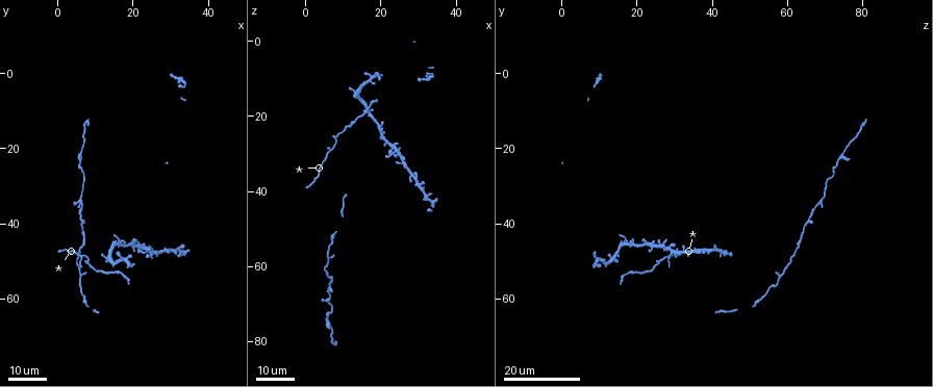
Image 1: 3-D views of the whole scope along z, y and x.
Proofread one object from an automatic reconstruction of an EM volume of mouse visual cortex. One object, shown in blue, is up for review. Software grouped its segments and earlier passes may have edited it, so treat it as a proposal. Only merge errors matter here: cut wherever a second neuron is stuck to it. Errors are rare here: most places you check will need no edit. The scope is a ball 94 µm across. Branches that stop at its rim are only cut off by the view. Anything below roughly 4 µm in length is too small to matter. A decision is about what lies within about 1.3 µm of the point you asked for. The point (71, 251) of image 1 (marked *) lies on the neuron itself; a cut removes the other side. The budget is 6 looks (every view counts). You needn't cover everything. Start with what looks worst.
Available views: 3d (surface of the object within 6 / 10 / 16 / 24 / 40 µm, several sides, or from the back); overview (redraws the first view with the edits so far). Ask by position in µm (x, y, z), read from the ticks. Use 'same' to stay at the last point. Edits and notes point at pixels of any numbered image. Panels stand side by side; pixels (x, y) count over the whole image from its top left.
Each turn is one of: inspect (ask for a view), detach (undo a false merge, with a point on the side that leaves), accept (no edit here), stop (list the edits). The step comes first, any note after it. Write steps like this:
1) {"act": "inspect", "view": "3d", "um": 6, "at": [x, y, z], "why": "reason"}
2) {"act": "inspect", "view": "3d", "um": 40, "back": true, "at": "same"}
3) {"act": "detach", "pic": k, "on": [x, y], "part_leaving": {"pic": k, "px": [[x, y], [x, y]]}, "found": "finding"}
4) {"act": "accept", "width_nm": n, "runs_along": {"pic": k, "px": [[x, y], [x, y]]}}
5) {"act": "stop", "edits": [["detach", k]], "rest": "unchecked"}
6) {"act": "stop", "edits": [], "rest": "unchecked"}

{"act": "inspect", "view": "3d", "um": 16, "at": [6.5, 49.0, 29.0], "why": "two arms in line, one across"}

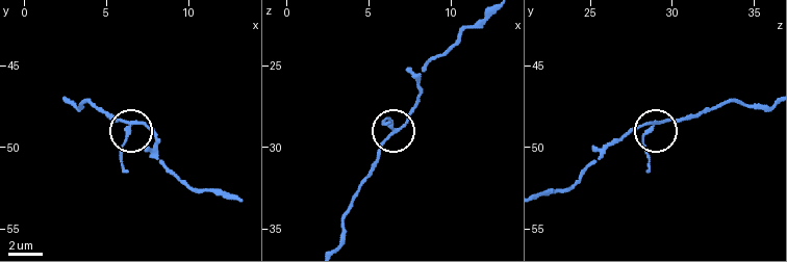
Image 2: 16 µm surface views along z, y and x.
{"act": "inspect", "view": "3d", "um": 6, "at": [6.5, 48.6, 29.0]}

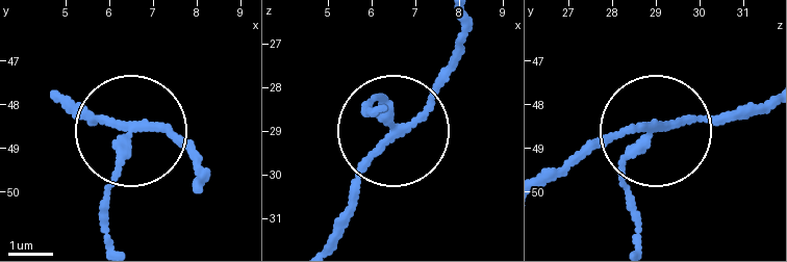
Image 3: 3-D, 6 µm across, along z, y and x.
{"act": "accept", "arms": 3, "runs_along": {"pic": 3, "px": [[764, 111], [656, 130], [623, 172], [630, 212]]}, "found": "continuous, no second neuron"}

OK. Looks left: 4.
{"act": "inspect", "view": "3d", "um": 16, "at": [14.0, 49.0, 13.5], "why": "four arms meet"}

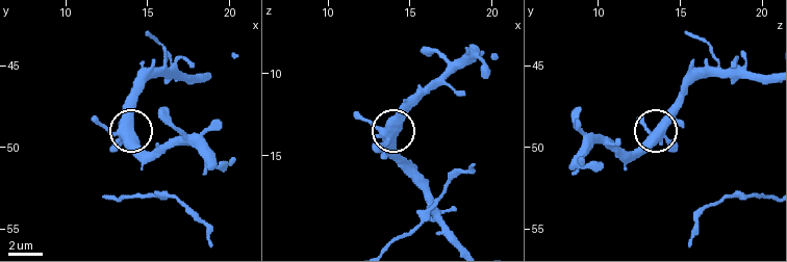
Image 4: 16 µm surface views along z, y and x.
{"act": "inspect", "view": "3d", "um": 10, "at": [13.9, 48.9, 13.8]}

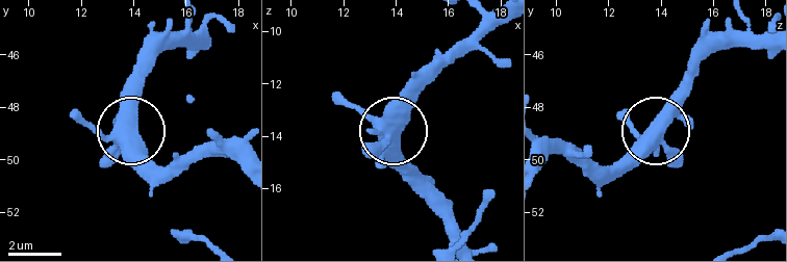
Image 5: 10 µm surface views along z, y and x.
{"act": "accept", "found": "continuous, no second neuron"}

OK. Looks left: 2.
{"act": "inspect", "view": "3d", "um": 16, "at": [16.5, 45.5, 17.5], "why": "three arms meet"}

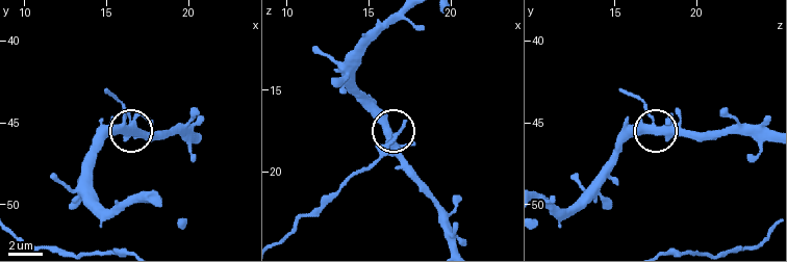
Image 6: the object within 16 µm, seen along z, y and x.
{"act": "inspect", "view": "3d", "um": 6, "at": [16.2, 45.2, 17.3]}

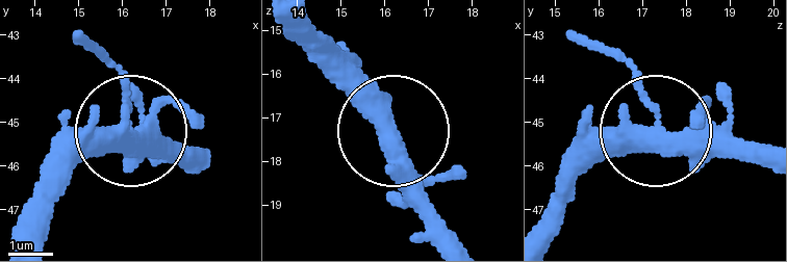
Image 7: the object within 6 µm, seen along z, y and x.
{"act": "accept", "width_nm": 350, "found": "one neuron here"}

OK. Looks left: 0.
{"act": "stop", "edits": [], "rest": "unchecked"}

